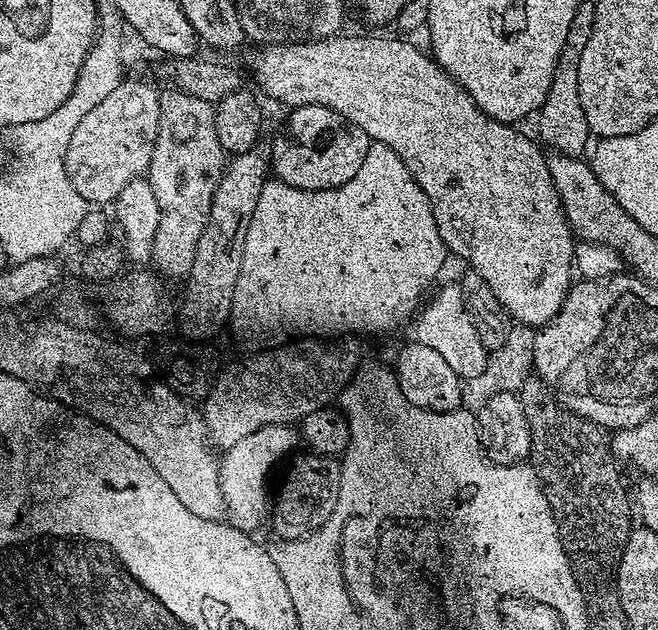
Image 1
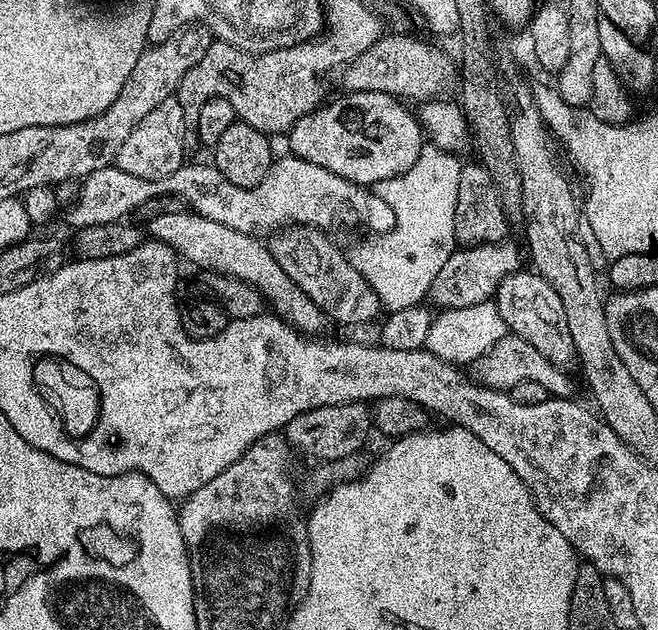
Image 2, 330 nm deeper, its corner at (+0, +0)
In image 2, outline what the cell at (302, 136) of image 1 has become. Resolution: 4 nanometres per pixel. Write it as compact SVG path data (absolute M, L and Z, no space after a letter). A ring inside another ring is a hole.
M349 92L341 97L341 100L333 99L325 103L293 125L286 136L292 143L291 155L301 156L306 162L314 162L314 166L330 170L330 174L338 174L361 186L375 186L384 180L400 176L410 170L414 162L418 162L418 154L424 149L426 137L419 119L414 115L413 109L412 112L408 109L411 107L407 103L381 92Z

